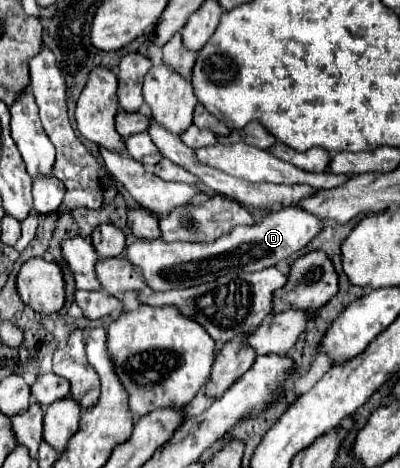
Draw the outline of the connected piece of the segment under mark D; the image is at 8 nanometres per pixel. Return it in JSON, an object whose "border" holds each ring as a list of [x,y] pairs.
{"border":[[[282,208],[270,212],[260,222],[252,226],[238,226],[230,230],[230,234],[222,234],[214,242],[164,242],[164,240],[136,240],[126,248],[128,260],[142,268],[146,282],[152,290],[174,290],[174,288],[188,288],[200,286],[222,274],[244,270],[244,272],[258,272],[270,266],[276,266],[290,258],[294,252],[302,250],[318,232],[322,230],[322,222],[306,214],[304,210]]]}

